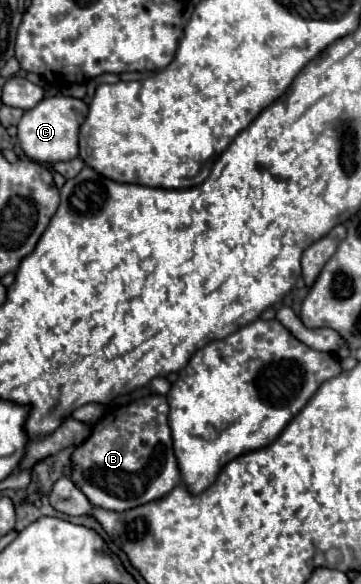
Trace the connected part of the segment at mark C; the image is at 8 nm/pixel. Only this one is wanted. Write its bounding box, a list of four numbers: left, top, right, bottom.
[17,95,87,163]

